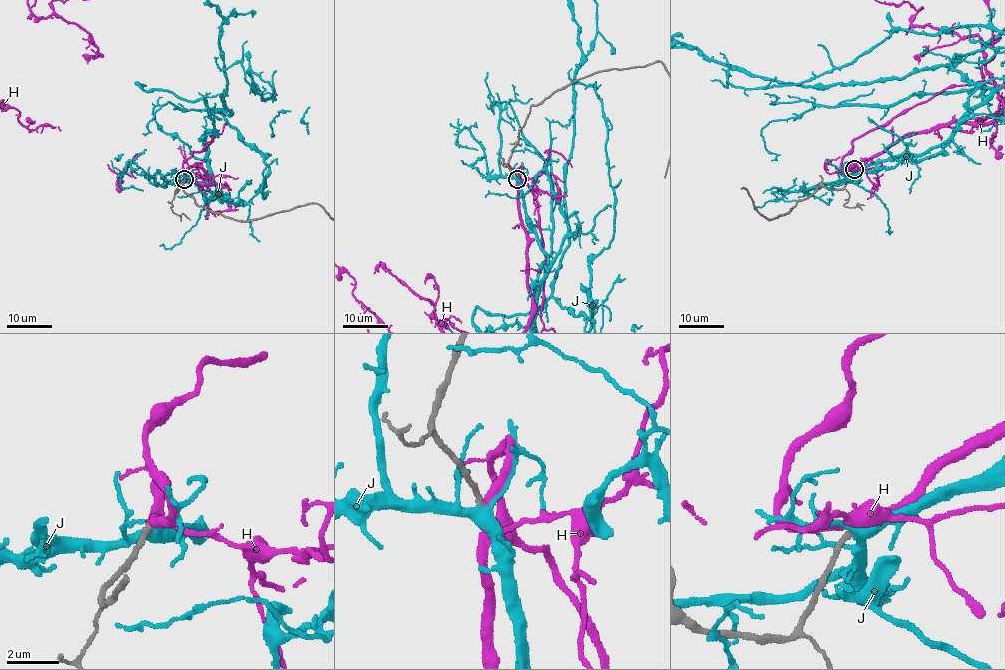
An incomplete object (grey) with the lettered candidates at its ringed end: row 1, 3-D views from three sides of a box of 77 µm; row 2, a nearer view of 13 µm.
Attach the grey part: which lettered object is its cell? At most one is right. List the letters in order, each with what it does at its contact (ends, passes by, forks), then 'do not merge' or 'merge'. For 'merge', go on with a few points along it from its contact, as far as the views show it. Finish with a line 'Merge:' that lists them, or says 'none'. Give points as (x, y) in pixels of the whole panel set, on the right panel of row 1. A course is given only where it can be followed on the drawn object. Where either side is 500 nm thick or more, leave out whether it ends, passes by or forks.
H: it forks there; merge; it runs (854, 170), (901, 139), (1004, 113), (982, 39), (916, 27), (922, 7), (874, 0)
J: it forks there; do not merge
Merge: H

